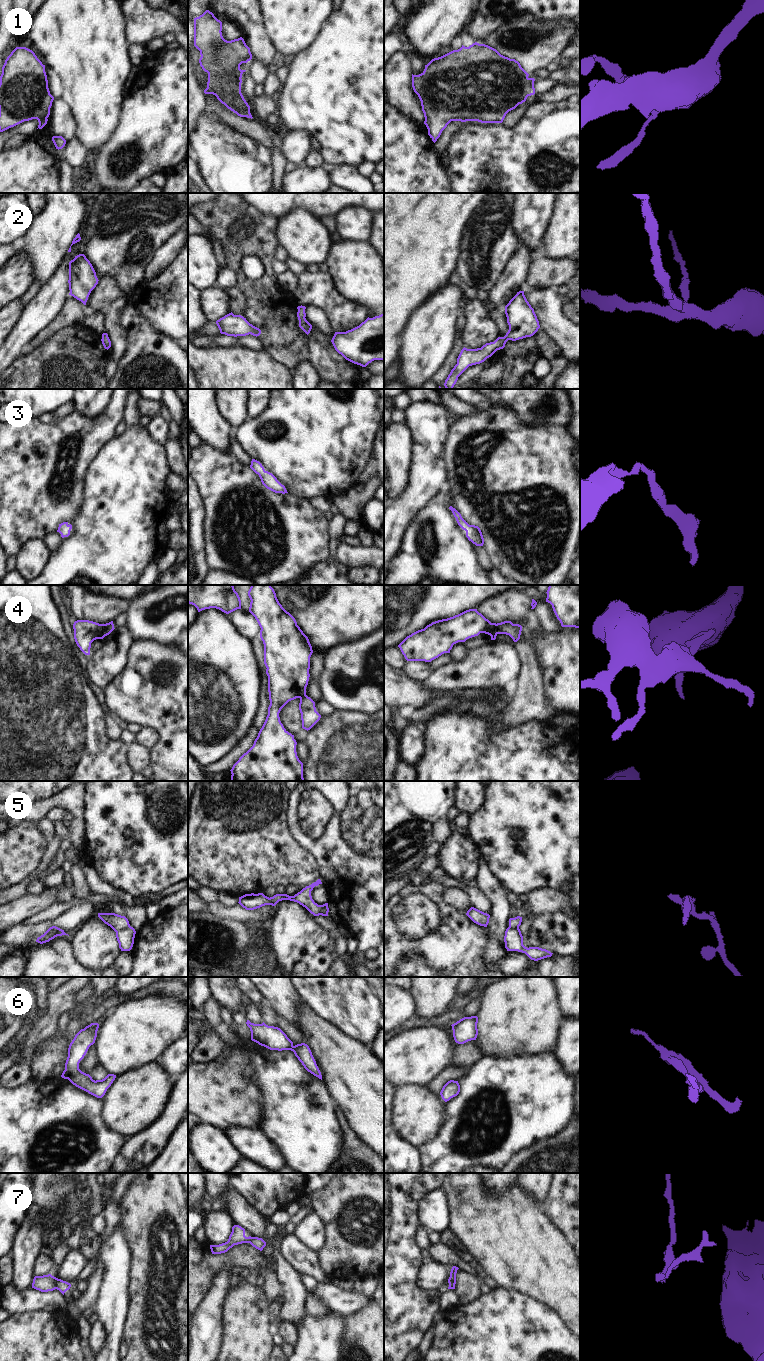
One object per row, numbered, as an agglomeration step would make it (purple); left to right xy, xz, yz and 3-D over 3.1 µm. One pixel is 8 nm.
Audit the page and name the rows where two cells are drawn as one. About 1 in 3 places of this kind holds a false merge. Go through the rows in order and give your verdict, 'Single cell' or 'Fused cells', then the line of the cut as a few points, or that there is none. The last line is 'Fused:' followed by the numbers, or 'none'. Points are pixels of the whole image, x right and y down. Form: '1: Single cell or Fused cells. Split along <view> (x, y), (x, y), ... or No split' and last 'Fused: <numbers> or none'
1: Single cell. No split
2: Single cell. No split
3: Single cell. No split
4: Fused cells. Split along xy (104, 624), (107, 634)
5: Fused cells. Split along xy (129, 924), (116, 932)
6: Single cell. No split
7: Fused cells. Split along xy (53, 1277), (56, 1288)
Fused: 4, 5, 7

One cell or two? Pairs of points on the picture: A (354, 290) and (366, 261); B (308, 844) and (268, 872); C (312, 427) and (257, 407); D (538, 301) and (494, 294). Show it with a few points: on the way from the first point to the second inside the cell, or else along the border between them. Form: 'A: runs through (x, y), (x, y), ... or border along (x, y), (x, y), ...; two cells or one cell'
A: runs through (360, 283), (360, 268); one cell
B: border along (289, 829), (290, 835), (310, 853), (317, 867); two cells
C: border along (269, 399), (266, 407), (258, 415), (248, 418); two cells
D: border along (526, 287), (523, 290); two cells

